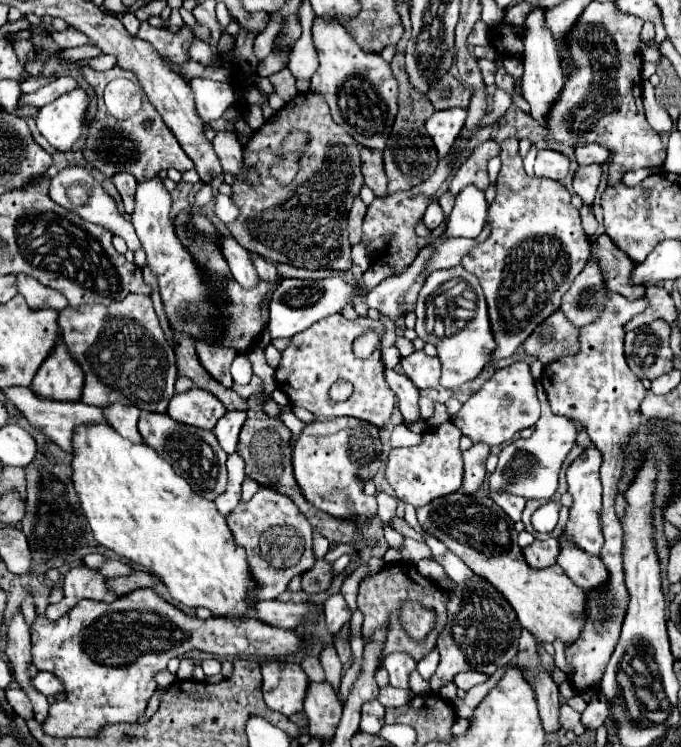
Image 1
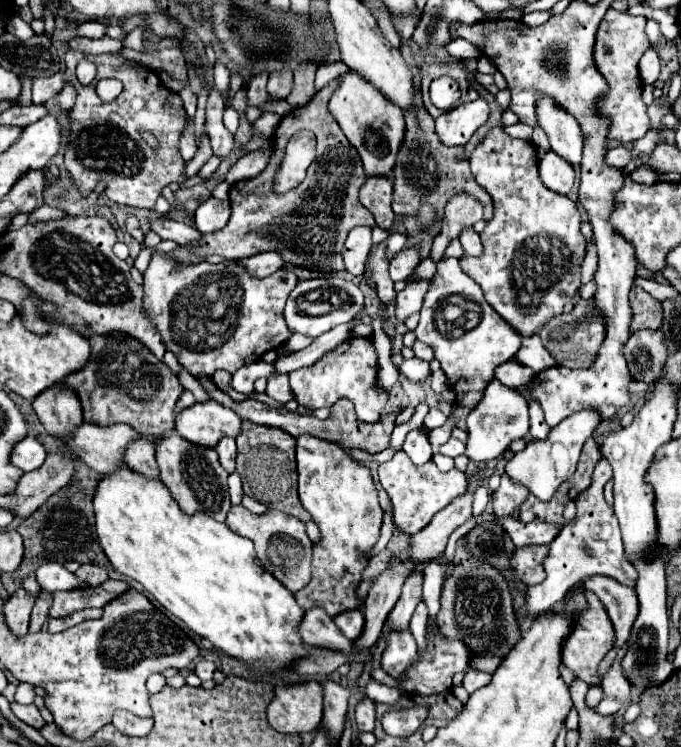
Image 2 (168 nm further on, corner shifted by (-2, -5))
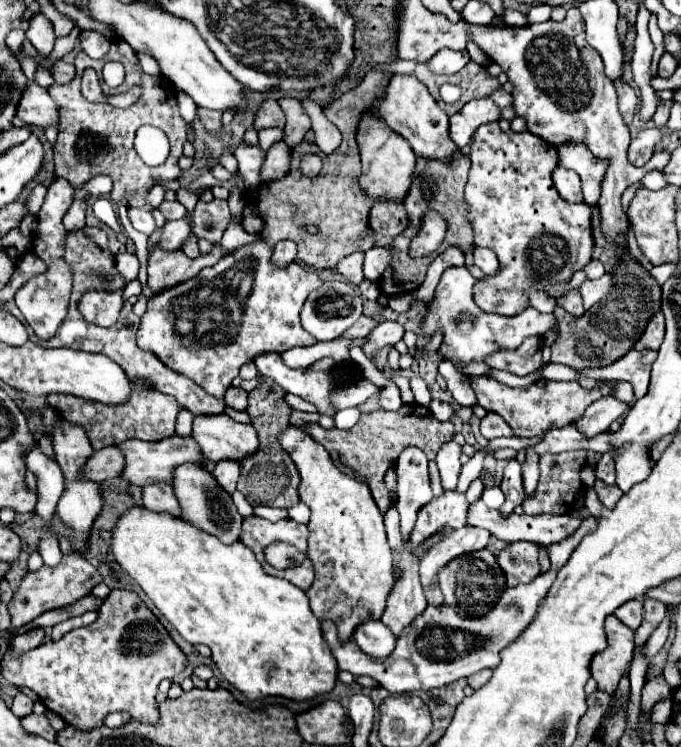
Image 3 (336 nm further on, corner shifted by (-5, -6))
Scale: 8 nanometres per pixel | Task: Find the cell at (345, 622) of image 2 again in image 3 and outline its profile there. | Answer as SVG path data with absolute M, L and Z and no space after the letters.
M367 621L355 629L353 641L361 647L363 653L383 659L393 653L397 639L381 621Z

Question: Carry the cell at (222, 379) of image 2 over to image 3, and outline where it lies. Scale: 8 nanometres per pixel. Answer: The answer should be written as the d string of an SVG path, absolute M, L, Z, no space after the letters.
M229 387L225 393L225 405L235 411L247 411L247 393L239 387Z

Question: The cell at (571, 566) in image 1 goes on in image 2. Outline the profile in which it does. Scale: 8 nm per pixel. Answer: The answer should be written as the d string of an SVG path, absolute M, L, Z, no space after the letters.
M602 574L584 578L582 586L592 590L600 598L600 602L604 604L604 608L614 624L614 632L616 632L614 648L610 650L610 654L606 654L606 658L598 666L598 678L602 680L606 670L610 670L610 666L614 664L618 650L624 646L624 642L630 636L630 628L638 614L638 598L632 588L620 584L618 580L614 580L610 576L602 576Z

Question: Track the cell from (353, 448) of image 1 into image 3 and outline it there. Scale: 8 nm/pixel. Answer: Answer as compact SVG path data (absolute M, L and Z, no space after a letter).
M289 425L287 429L281 431L279 443L289 453L289 457L299 469L299 475L301 475L299 499L311 509L311 521L307 527L311 531L309 559L313 561L313 567L315 567L315 581L305 591L311 601L311 611L315 613L317 619L331 619L339 629L339 639L349 641L353 637L355 627L371 619L381 619L387 607L387 597L395 585L393 555L391 555L391 547L385 537L383 515L379 507L375 505L369 487L363 481L341 473L333 465L329 453L317 441L313 441L303 429Z

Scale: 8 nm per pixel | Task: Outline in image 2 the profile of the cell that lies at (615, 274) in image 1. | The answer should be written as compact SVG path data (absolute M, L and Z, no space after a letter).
M632 286L630 290L630 306L632 306L632 332L642 330L642 328L650 328L656 330L662 324L662 306L660 302L656 302L644 288L640 286Z

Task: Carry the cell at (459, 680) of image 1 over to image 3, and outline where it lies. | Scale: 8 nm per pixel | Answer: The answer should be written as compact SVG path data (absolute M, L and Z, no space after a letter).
M485 669L485 671L479 671L479 673L473 673L473 675L469 675L469 685L471 685L473 689L479 689L479 687L483 687L483 685L489 681L491 673L493 673L493 669Z

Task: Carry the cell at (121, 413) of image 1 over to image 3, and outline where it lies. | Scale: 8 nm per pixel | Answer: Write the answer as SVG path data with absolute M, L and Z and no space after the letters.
M165 483L143 487L143 505L153 513L169 513L173 517L181 517L181 507L175 491Z

